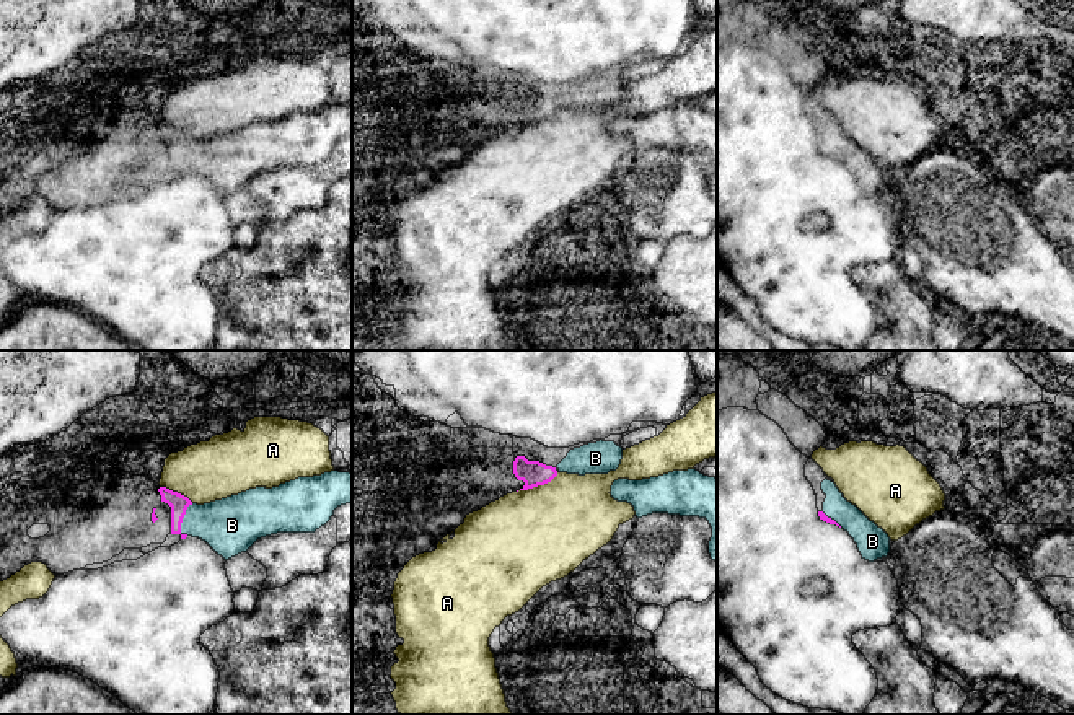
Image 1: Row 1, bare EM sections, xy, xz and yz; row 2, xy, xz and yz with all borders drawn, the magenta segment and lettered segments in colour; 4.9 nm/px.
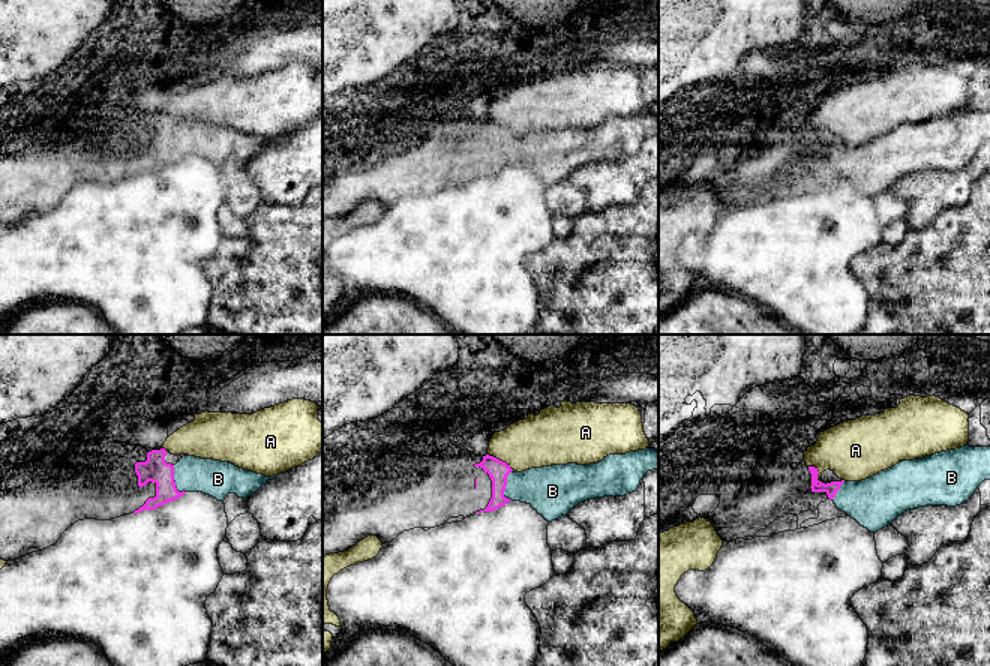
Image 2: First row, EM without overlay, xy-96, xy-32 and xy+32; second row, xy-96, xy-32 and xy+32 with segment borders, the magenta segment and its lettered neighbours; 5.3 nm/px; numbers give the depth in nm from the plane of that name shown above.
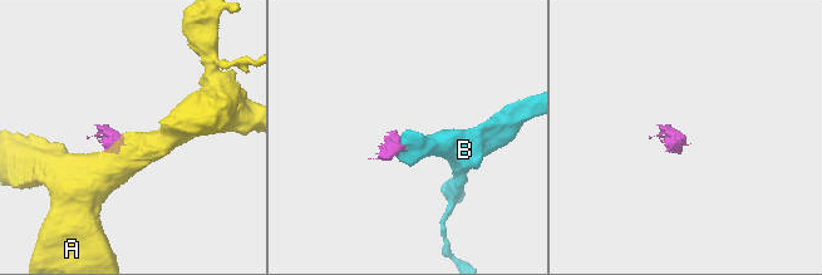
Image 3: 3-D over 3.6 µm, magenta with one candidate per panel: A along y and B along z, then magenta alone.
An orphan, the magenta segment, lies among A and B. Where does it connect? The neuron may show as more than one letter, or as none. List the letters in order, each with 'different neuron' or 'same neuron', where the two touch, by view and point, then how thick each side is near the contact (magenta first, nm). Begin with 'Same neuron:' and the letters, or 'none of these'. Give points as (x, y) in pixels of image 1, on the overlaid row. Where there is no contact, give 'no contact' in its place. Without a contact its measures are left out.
Same neuron: B
A: different neuron | xz (536, 486) | 130/480 nm
B: same neuron | xy (183, 517) | 90/280 nm

